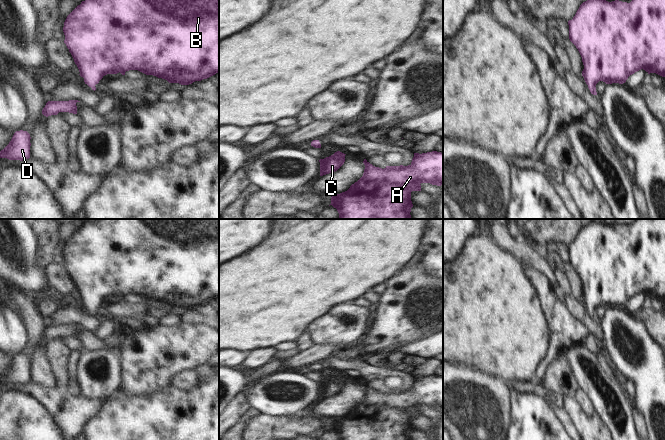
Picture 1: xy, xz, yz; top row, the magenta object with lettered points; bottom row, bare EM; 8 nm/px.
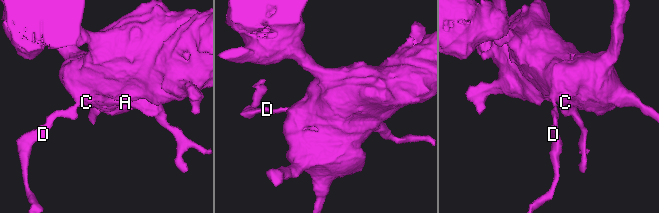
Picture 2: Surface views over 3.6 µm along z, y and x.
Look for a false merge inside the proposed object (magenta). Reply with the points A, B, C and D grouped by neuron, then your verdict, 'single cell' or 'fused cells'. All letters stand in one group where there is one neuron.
A B C D | single cell

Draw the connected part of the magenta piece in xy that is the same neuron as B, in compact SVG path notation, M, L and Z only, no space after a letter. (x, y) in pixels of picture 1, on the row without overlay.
M99 219L95 223L82 225L66 242L63 256L64 267L77 289L85 308L96 314L95 309L107 298L138 294L146 299L153 299L169 307L189 309L195 305L207 303L219 296L219 219Z

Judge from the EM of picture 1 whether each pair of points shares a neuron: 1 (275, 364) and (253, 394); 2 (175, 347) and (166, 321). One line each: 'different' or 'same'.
1: different
2: different

